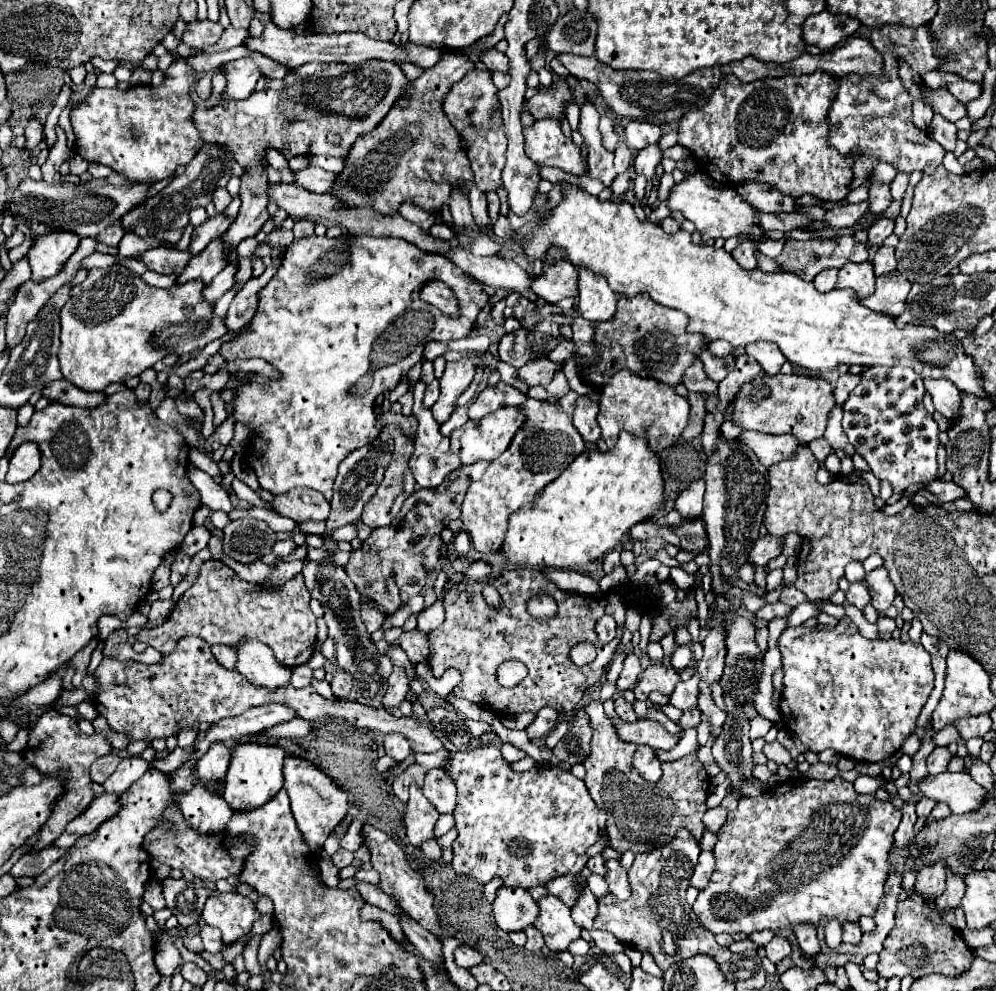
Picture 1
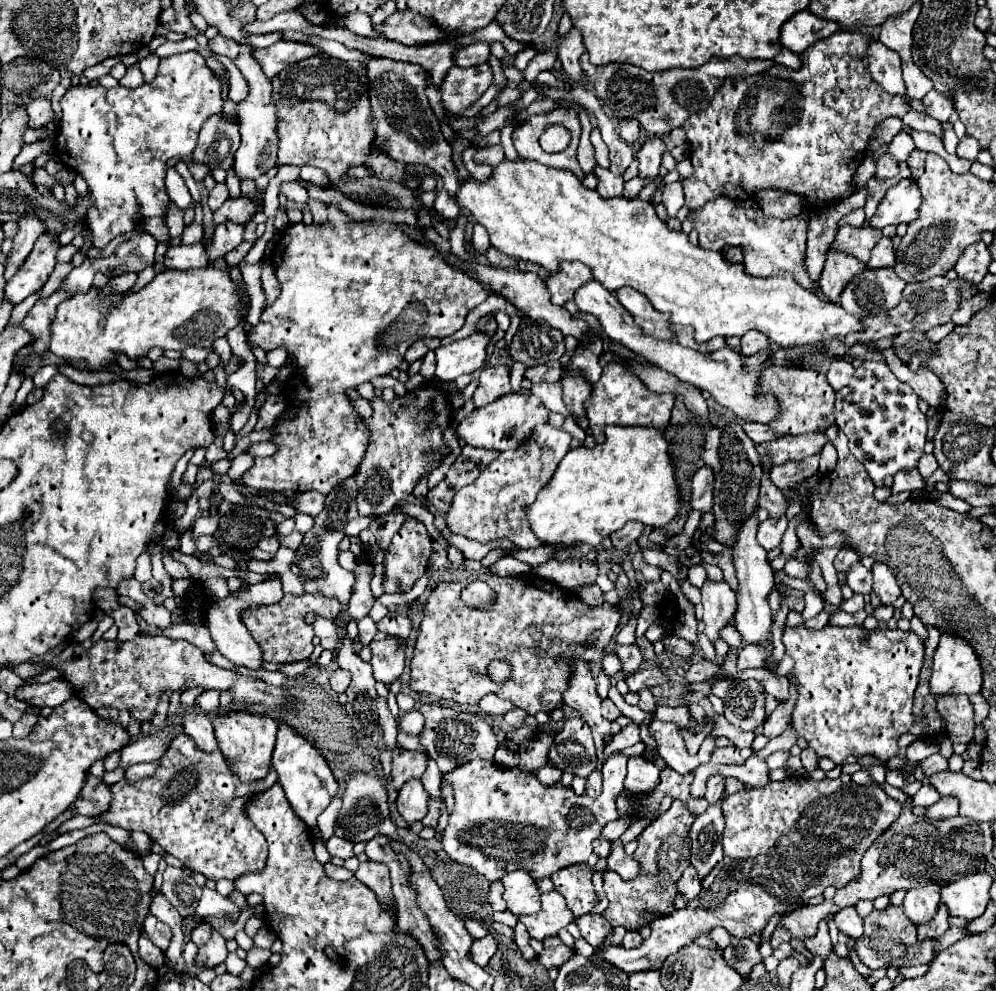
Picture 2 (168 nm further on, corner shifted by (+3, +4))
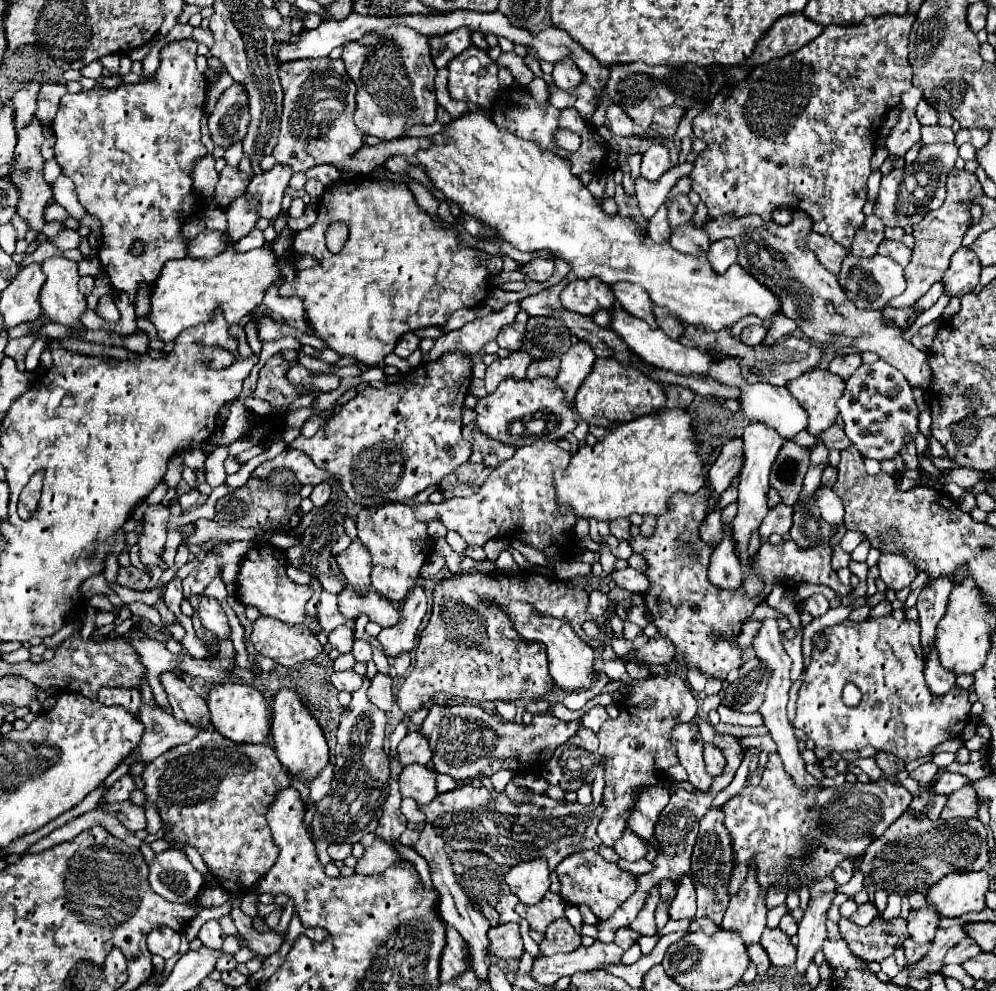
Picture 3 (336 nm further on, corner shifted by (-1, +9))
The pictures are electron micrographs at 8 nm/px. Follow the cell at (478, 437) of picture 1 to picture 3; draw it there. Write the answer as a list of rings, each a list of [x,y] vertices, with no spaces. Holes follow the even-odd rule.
[[[545,376],[535,378],[535,380],[509,378],[509,380],[503,380],[493,394],[487,394],[485,398],[481,398],[477,402],[477,406],[475,406],[477,420],[475,422],[479,424],[479,428],[485,434],[493,436],[495,440],[499,440],[503,444],[517,448],[517,446],[531,442],[527,438],[531,438],[533,434],[527,432],[525,424],[529,420],[537,420],[537,418],[545,420],[545,430],[543,430],[543,434],[539,434],[539,438],[545,436],[549,440],[563,440],[577,426],[577,420],[575,420],[571,408],[573,408],[573,402],[565,400],[565,392],[561,392],[557,382],[551,378],[545,378]]]

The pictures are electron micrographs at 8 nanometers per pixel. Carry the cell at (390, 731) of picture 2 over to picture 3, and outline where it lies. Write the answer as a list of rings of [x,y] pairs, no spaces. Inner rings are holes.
[[[377,672],[373,680],[369,680],[371,686],[367,690],[367,698],[379,706],[383,712],[391,710],[393,706],[393,678],[391,674],[383,674],[383,672]]]

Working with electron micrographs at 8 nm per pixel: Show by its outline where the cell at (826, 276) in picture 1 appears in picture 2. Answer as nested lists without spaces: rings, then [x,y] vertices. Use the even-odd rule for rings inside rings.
[[[865,187],[861,191],[855,191],[845,201],[839,201],[837,205],[813,209],[809,213],[809,231],[807,231],[807,273],[813,283],[819,283],[821,269],[825,263],[825,251],[831,249],[831,243],[837,233],[837,223],[843,215],[859,209],[865,205],[867,191]]]

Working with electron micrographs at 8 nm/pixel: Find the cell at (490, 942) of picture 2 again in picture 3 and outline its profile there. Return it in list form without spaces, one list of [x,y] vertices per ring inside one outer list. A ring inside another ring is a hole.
[[[519,924],[495,926],[489,930],[489,952],[499,958],[521,958],[523,940],[519,934]]]

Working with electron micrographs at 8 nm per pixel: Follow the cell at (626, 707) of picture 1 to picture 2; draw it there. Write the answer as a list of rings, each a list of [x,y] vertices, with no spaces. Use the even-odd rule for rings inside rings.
[[[603,699],[603,705],[601,705],[601,711],[603,715],[609,719],[609,721],[617,721],[621,717],[621,711],[619,707],[611,701],[611,699]]]

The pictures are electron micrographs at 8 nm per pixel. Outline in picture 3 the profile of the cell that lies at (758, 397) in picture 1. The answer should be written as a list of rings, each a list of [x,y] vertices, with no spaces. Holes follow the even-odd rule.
[[[813,368],[797,380],[787,382],[787,388],[809,412],[809,434],[819,436],[823,430],[835,424],[839,414],[837,400],[845,390],[845,382],[839,376],[833,376],[829,370]]]

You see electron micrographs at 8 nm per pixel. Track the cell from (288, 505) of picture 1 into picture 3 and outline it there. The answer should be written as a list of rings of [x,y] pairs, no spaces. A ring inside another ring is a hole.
[[[317,484],[317,486],[313,488],[311,500],[313,500],[313,504],[315,504],[317,508],[323,508],[323,506],[327,504],[329,496],[331,496],[331,484]]]

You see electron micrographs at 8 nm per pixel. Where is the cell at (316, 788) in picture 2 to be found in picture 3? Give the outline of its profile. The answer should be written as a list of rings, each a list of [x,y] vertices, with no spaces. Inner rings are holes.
[[[281,688],[273,696],[273,724],[271,724],[273,740],[275,740],[275,752],[281,764],[287,768],[287,772],[303,782],[313,780],[313,776],[329,764],[329,752],[327,742],[323,736],[323,730],[319,722],[313,718],[309,708],[301,702],[299,694],[291,688]]]

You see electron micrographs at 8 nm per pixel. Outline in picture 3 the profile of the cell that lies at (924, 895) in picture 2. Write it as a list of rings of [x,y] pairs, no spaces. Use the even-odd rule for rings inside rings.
[[[927,904],[925,908],[919,908],[919,910],[911,910],[909,920],[907,920],[909,938],[913,938],[917,944],[933,942],[935,930],[937,930],[937,920],[939,920],[939,914],[937,914],[935,906],[931,906],[931,904]]]

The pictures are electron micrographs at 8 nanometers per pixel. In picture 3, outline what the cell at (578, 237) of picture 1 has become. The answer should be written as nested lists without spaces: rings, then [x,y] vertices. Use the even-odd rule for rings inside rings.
[[[485,110],[467,112],[465,116],[451,120],[439,134],[431,136],[429,140],[431,146],[427,150],[419,150],[415,156],[433,186],[441,190],[449,200],[457,202],[463,212],[489,224],[521,252],[535,254],[543,248],[549,248],[555,258],[563,258],[571,264],[577,278],[599,278],[607,286],[621,280],[639,284],[649,294],[655,306],[665,306],[675,318],[689,324],[699,324],[705,330],[731,328],[747,314],[771,320],[781,310],[779,298],[769,288],[761,286],[739,264],[729,266],[725,274],[717,274],[711,270],[707,254],[701,254],[699,258],[681,254],[673,250],[669,242],[655,244],[647,236],[647,232],[637,230],[633,220],[607,216],[595,202],[591,192],[581,184],[581,180],[571,174],[571,164],[567,158],[543,150],[537,142],[523,140],[509,130],[497,128],[485,114]]]

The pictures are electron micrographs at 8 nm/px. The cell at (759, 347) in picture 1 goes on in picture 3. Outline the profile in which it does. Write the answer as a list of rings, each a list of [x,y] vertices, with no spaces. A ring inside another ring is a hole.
[[[749,326],[749,328],[745,328],[745,330],[741,332],[739,338],[741,338],[741,342],[747,344],[747,346],[757,346],[757,344],[763,342],[765,334],[767,334],[767,328],[765,328],[765,326]]]

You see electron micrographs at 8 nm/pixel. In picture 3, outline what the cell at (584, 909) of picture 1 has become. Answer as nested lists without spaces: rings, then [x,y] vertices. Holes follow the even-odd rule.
[[[621,928],[621,930],[617,930],[615,932],[615,944],[617,946],[621,946],[623,950],[627,950],[629,946],[633,946],[637,940],[641,938],[641,934],[639,932],[635,932],[635,930],[629,930],[629,928]]]

